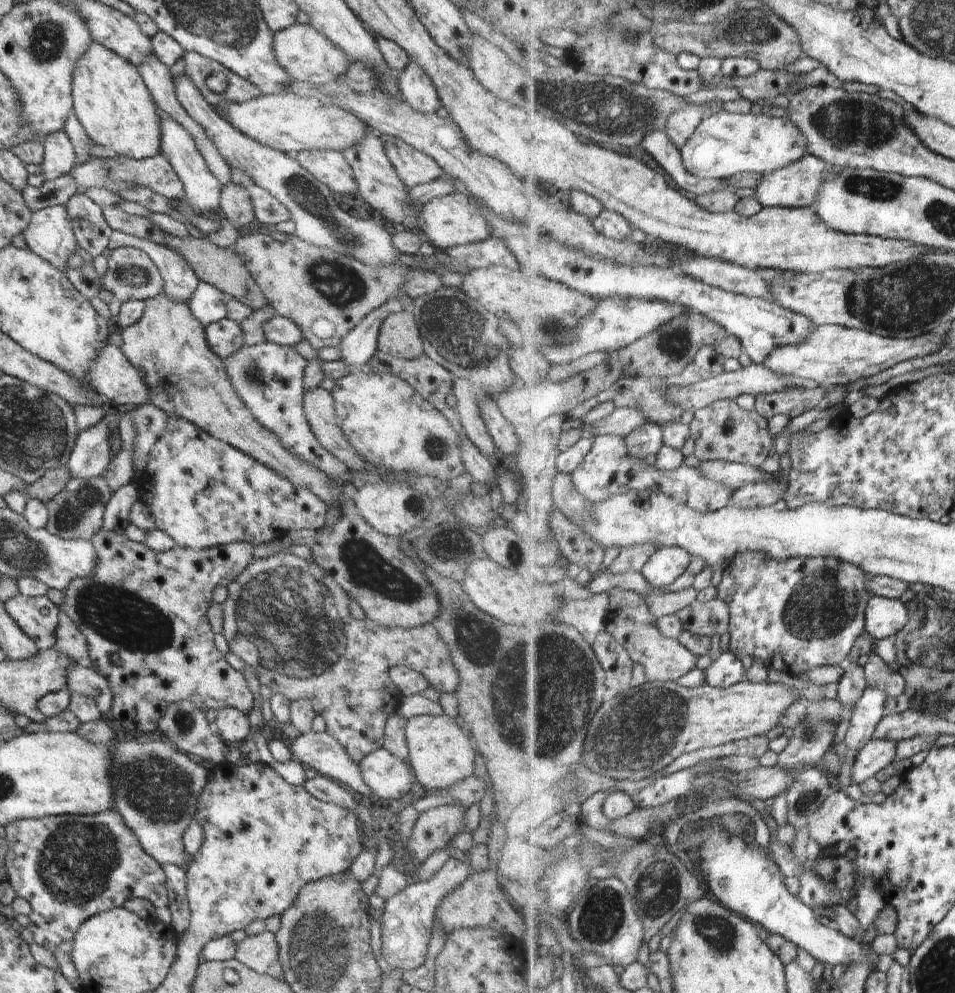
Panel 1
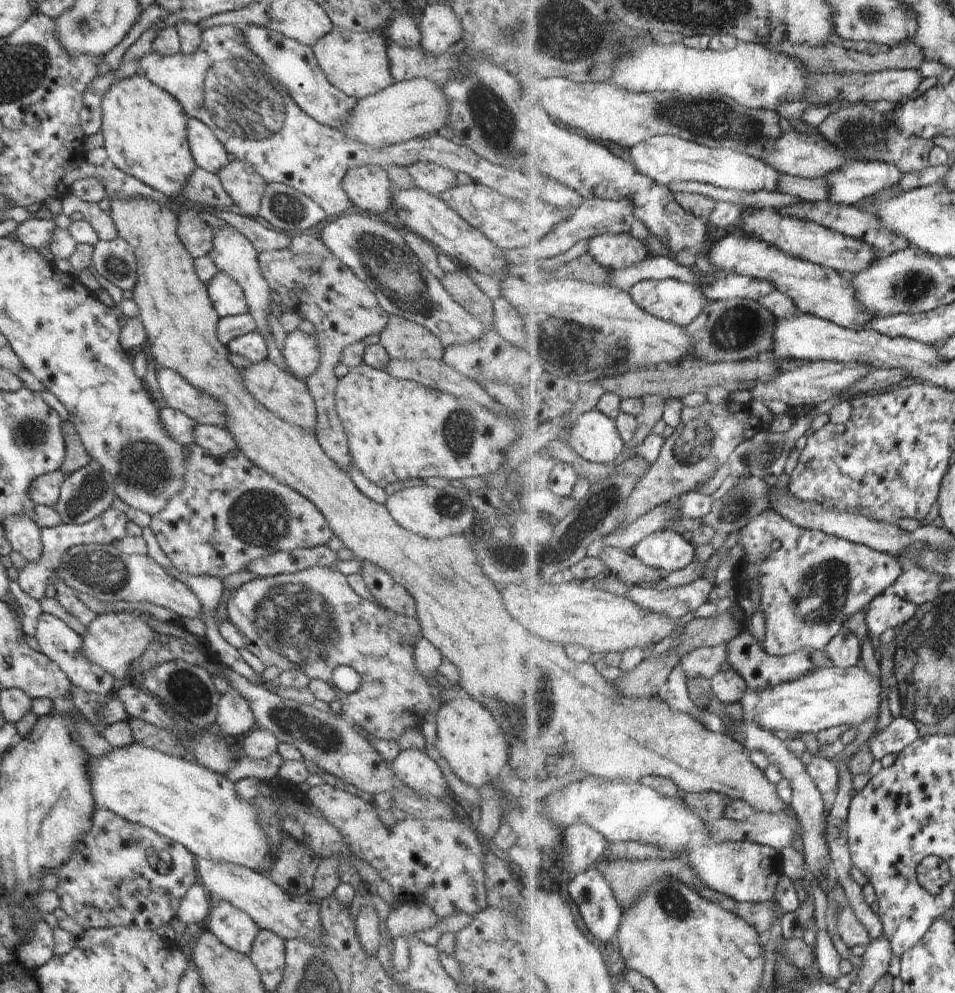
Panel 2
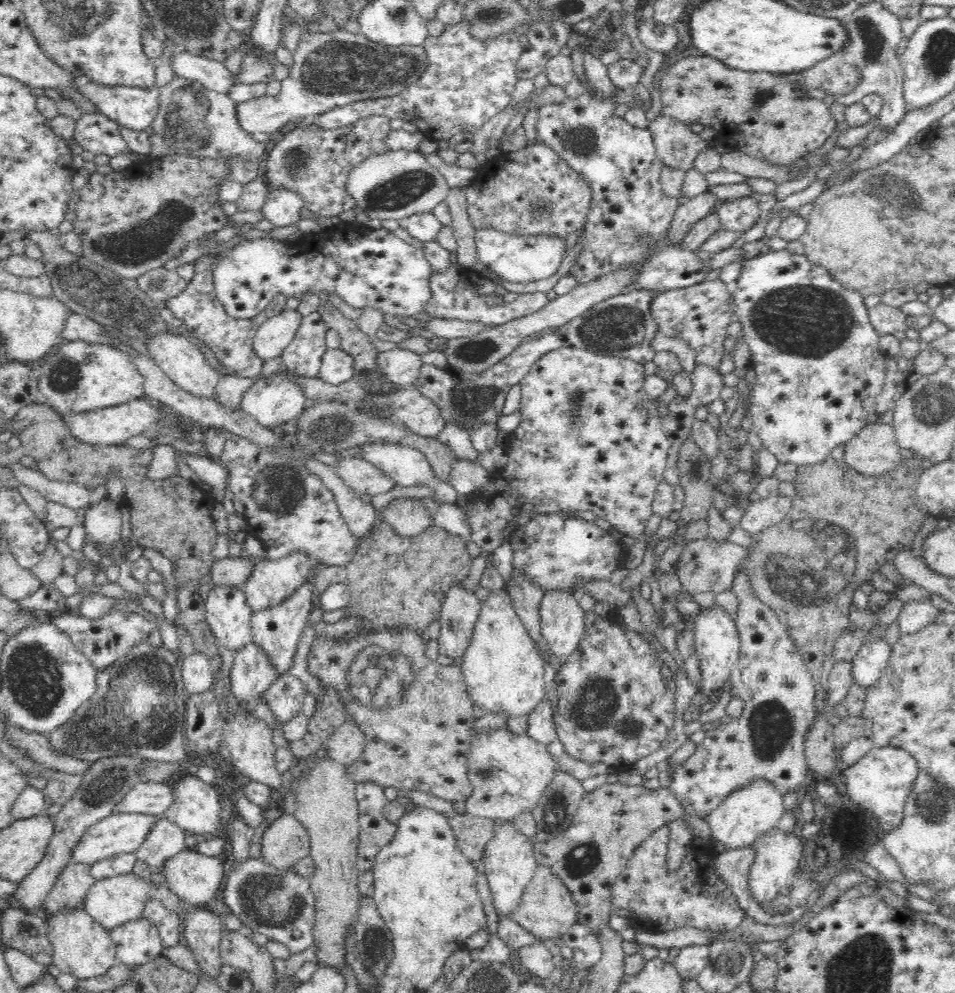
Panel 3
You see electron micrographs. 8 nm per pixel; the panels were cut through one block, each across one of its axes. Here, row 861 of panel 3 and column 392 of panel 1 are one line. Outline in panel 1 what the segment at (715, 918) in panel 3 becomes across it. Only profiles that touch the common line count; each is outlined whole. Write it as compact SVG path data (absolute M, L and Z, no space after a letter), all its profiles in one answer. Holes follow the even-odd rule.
M277 553L270 555L267 558L252 560L251 563L241 572L228 586L228 598L221 604L223 610L223 630L222 634L226 638L226 642L229 644L229 650L234 652L238 658L242 658L252 670L256 678L258 678L262 686L268 686L273 694L280 693L285 696L291 702L304 698L310 701L312 708L316 710L316 715L320 714L324 718L327 728L327 733L335 738L338 742L346 748L348 756L358 764L366 758L367 754L372 754L375 750L380 750L384 746L384 724L391 714L397 713L401 703L401 692L391 682L388 670L391 667L400 664L400 666L409 666L414 668L418 674L422 674L428 684L437 690L438 692L450 692L454 693L457 688L459 678L457 677L454 664L452 664L452 658L448 654L448 648L444 646L442 638L438 632L436 632L435 626L430 624L422 624L422 626L414 626L414 628L384 628L380 624L374 624L370 618L358 620L352 616L348 604L351 599L348 594L336 584L336 580L331 576L328 576L313 561L298 558L294 554Z

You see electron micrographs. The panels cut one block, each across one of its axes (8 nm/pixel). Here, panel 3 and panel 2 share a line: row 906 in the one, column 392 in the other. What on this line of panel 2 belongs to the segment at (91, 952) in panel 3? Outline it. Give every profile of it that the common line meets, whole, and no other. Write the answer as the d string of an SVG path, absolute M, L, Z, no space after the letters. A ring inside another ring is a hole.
M335 26L334 31L317 40L311 49L326 78L336 88L359 101L394 84L389 71L387 47L386 38L376 32L353 33Z

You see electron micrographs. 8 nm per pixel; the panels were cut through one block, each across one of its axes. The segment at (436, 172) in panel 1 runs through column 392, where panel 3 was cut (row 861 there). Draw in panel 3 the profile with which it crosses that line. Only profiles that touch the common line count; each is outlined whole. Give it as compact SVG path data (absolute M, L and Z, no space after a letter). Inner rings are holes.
M160 816L142 846L133 852L137 858L133 873L152 886L165 886L166 877L162 870L166 860L189 849L186 832L165 816Z

